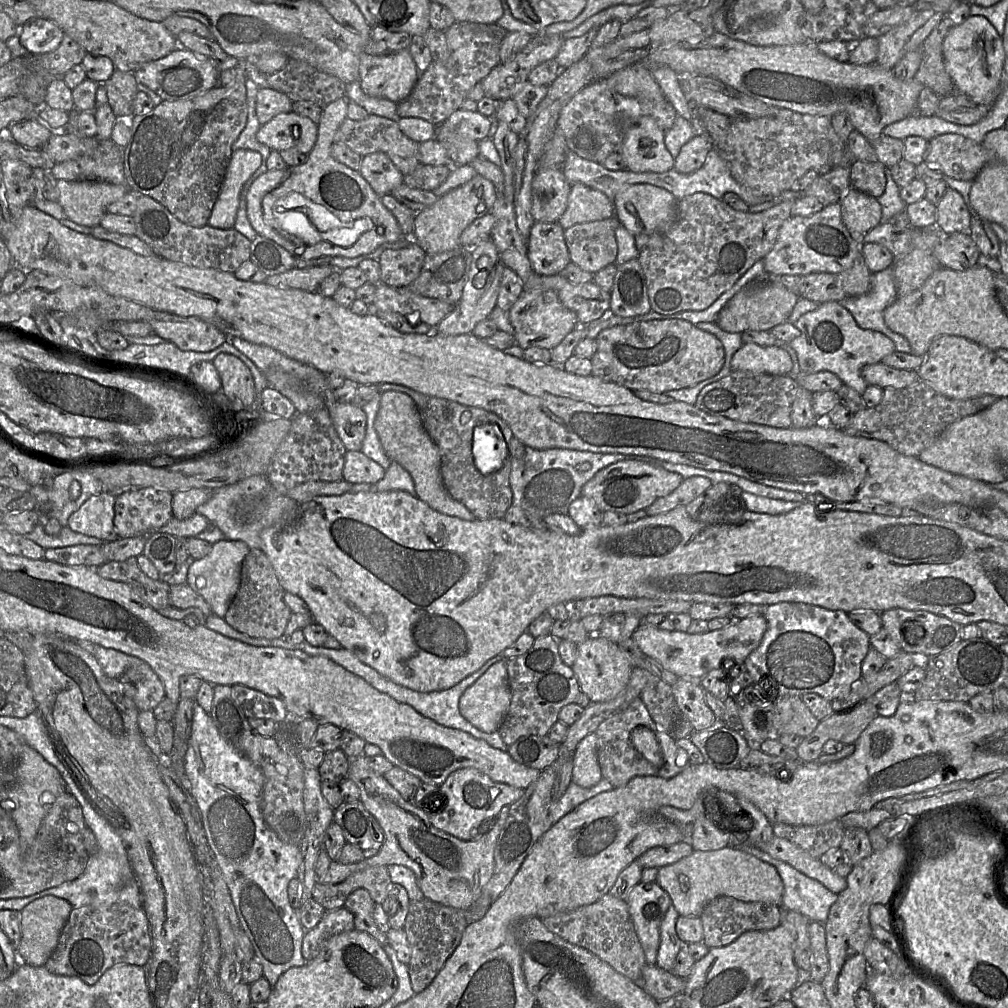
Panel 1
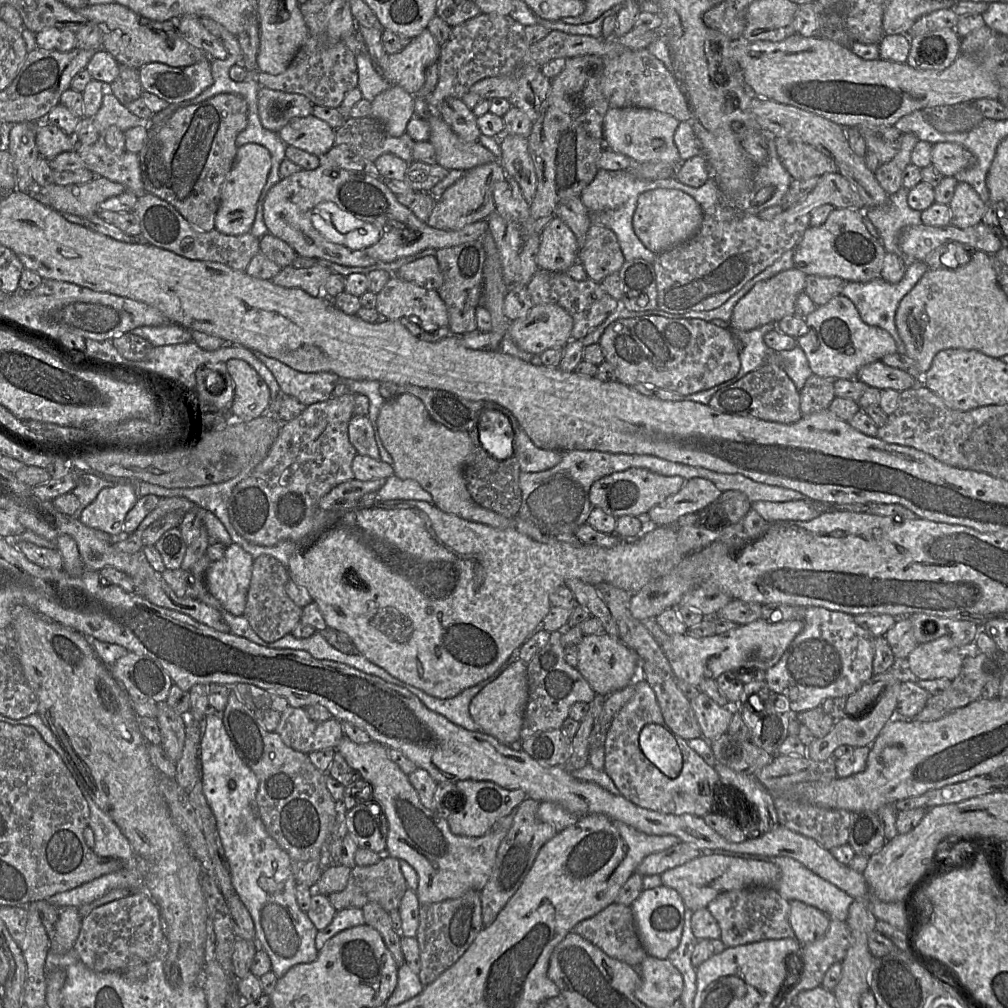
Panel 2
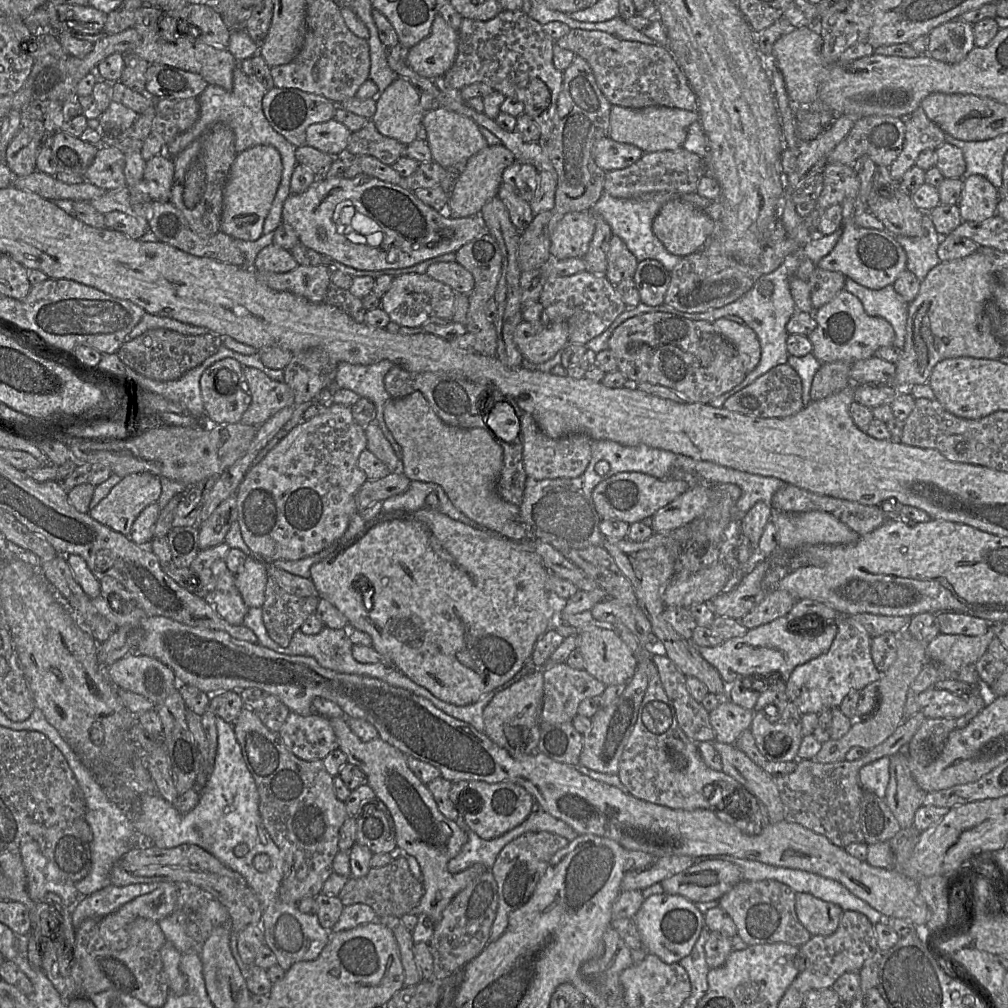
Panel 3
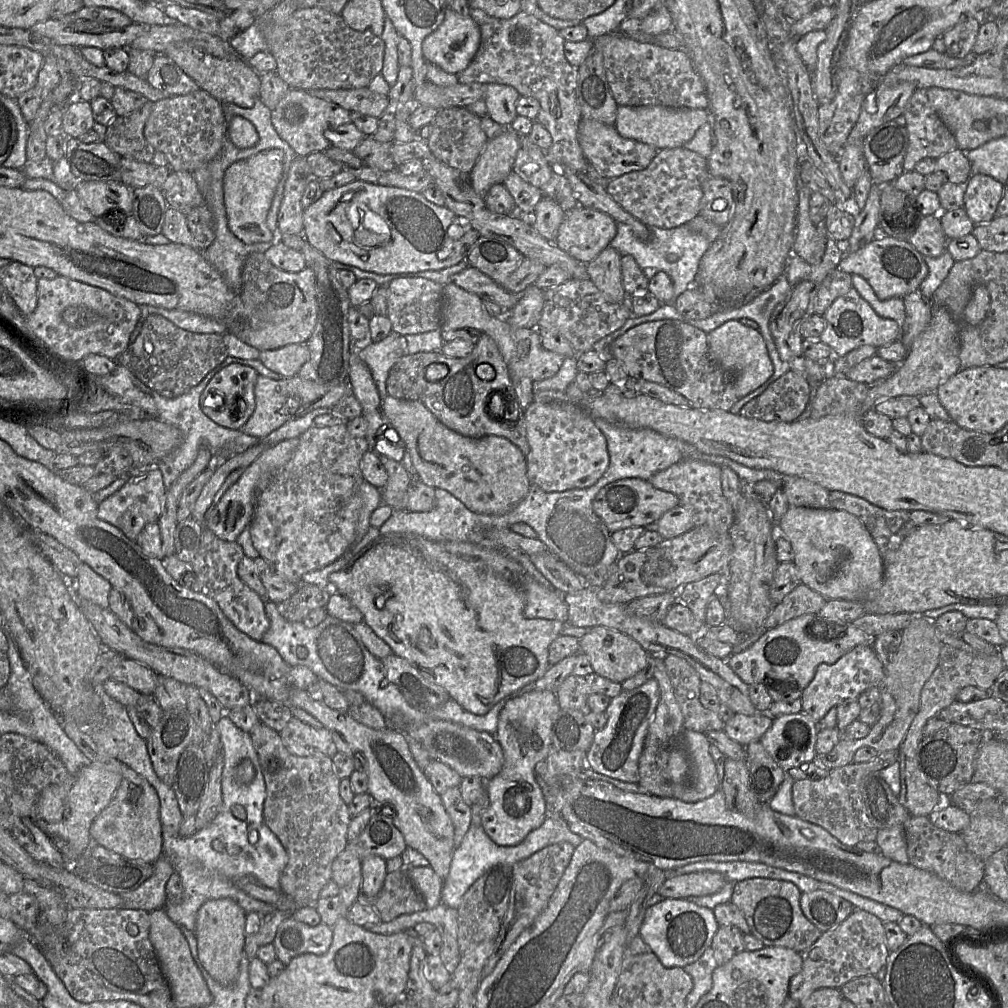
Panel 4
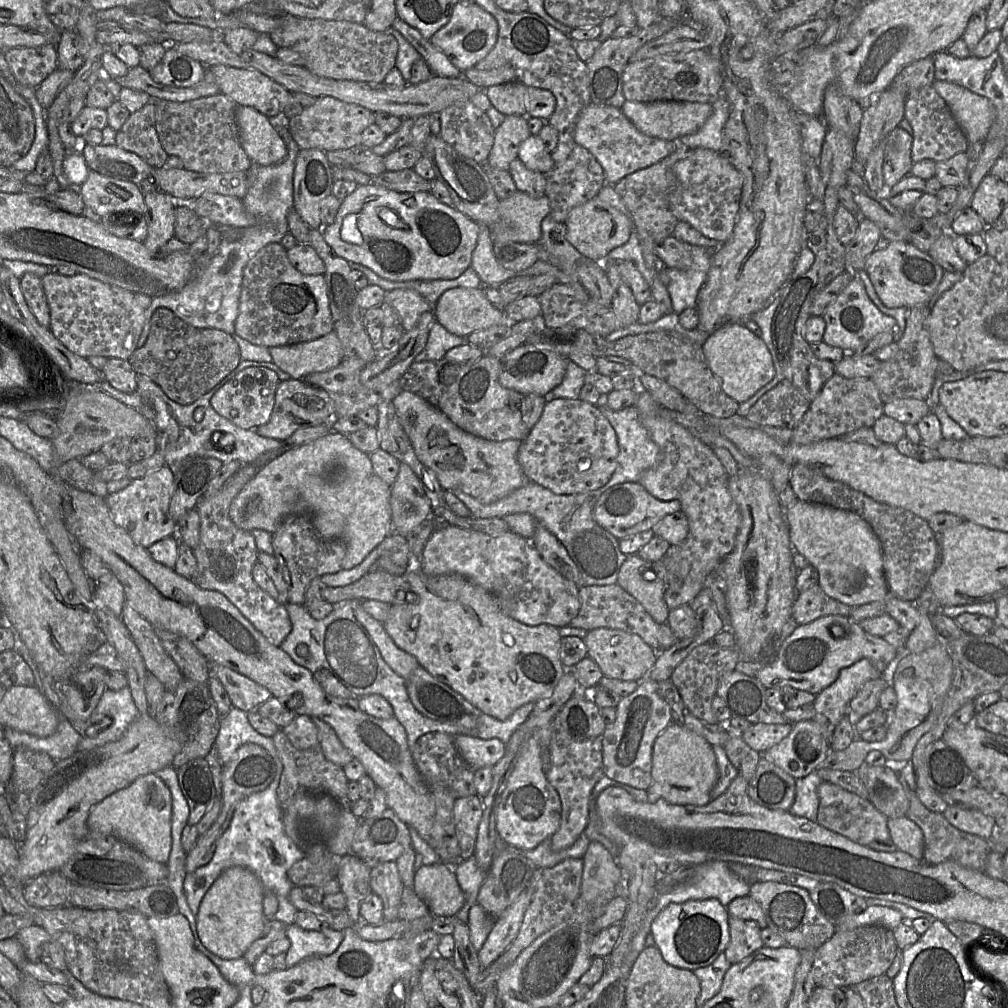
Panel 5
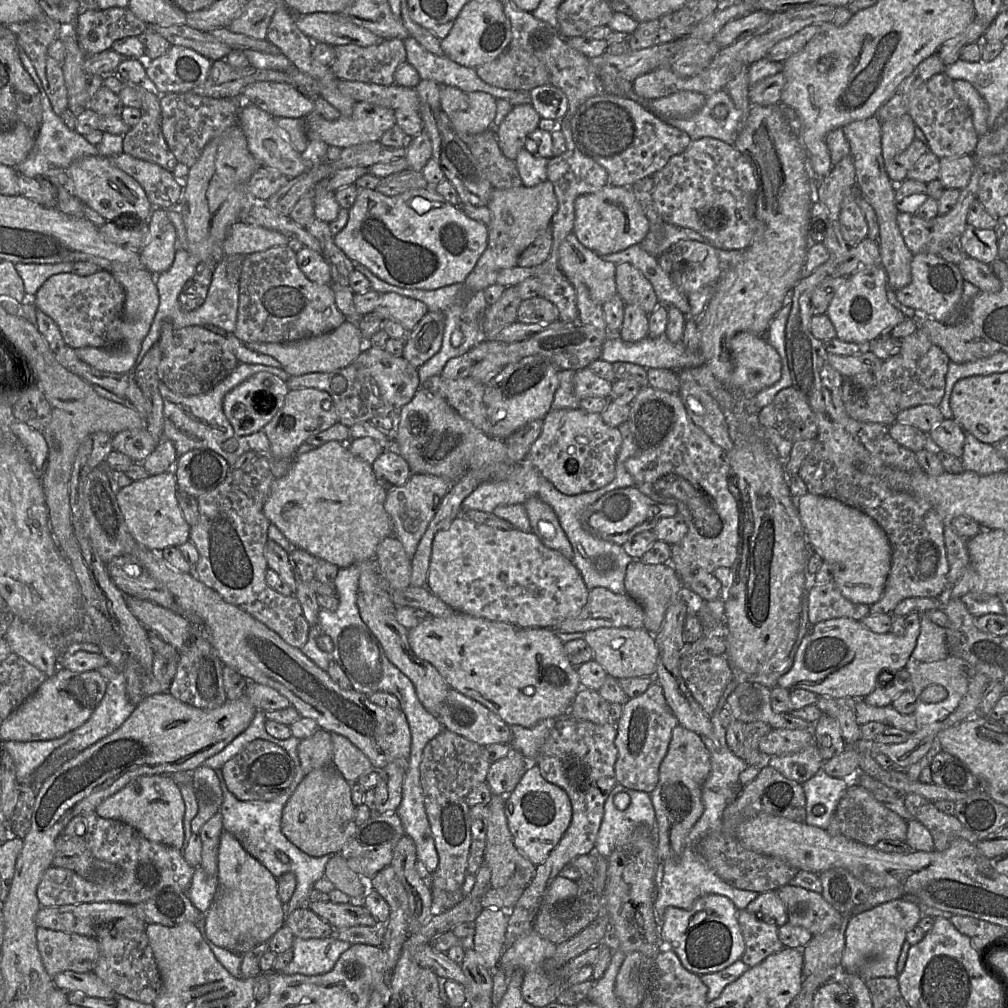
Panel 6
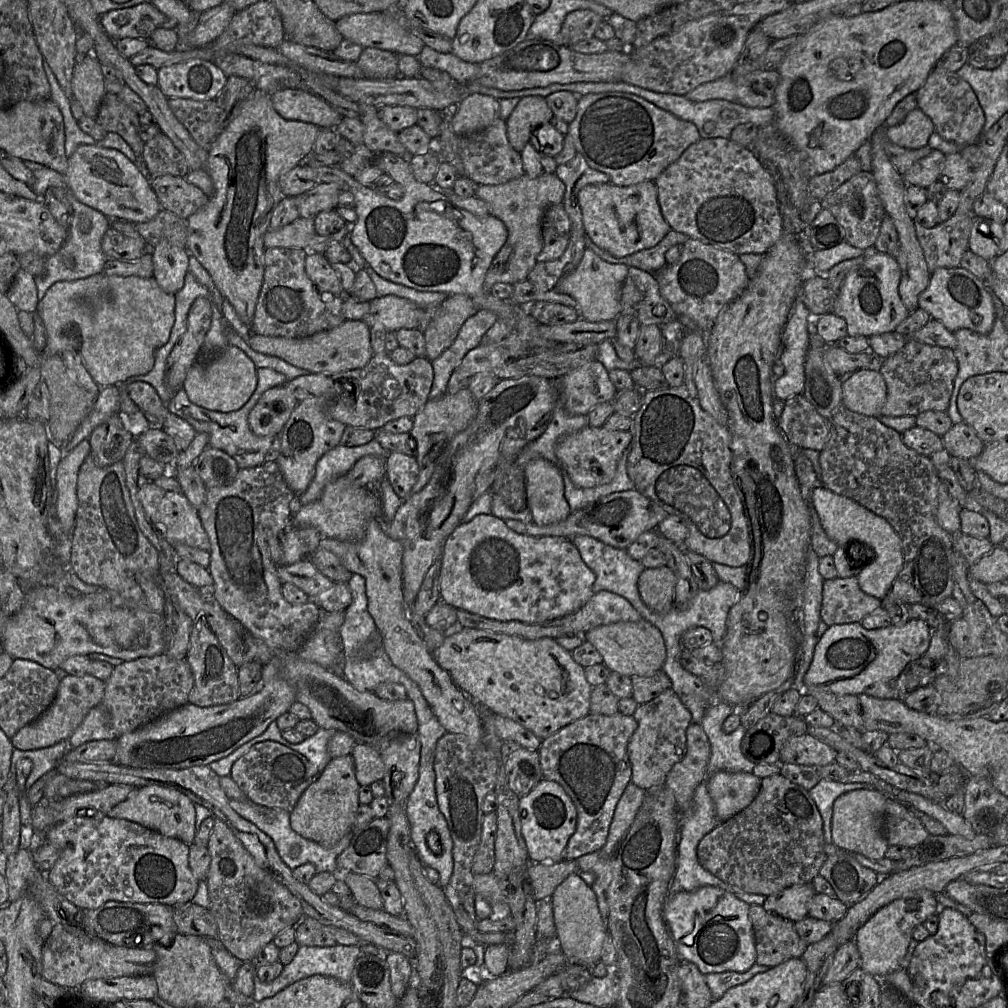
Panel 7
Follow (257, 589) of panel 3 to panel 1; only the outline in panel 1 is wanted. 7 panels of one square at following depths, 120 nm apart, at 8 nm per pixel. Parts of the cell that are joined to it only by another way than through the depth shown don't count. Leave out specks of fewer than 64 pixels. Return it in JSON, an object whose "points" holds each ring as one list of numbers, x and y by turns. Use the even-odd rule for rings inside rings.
{"points":[[221,540,212,544,212,549,205,557,194,559,191,563,186,583,210,606,212,612,223,618,235,597,241,581,243,560,250,548,243,541]]}

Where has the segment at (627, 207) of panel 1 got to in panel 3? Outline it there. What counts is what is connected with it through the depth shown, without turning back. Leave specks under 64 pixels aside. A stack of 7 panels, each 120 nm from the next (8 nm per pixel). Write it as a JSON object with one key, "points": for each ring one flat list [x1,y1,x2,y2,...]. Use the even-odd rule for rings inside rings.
{"points":[[680,200,665,203,652,224,653,233,666,250,680,257,702,249,715,228,716,222,705,212]]}

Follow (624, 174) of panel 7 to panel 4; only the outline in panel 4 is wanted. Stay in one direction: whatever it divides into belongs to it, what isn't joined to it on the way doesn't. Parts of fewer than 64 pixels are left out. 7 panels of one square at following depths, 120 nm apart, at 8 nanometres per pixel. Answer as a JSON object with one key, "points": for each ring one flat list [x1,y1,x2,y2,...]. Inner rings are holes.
{"points":[[582,118,577,139,589,164,608,181,628,172,646,168,658,152,654,146,622,137,614,125,588,118]]}

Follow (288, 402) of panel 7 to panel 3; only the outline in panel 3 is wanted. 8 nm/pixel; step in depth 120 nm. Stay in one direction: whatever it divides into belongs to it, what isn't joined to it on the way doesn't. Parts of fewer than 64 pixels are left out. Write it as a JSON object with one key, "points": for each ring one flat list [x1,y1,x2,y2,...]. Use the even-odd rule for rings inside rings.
{"points":[[225,358,209,366,201,379,201,396,206,419,210,424,240,423,243,413,251,403,251,395,243,375,243,365,232,358]]}

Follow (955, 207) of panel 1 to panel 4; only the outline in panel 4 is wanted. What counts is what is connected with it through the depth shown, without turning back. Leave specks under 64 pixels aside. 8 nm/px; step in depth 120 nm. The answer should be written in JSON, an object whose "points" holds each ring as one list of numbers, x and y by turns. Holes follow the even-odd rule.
{"points":[[974,173,964,185,963,207,975,224,987,224,996,217,1004,184,985,174]]}

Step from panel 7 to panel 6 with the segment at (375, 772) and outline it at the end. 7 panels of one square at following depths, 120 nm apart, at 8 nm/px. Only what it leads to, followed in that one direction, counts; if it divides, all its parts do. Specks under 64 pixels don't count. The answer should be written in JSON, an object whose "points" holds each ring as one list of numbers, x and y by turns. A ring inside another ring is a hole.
{"points":[[331,733,333,744,332,765,350,783,357,780,372,770,376,770,369,758,346,737]]}

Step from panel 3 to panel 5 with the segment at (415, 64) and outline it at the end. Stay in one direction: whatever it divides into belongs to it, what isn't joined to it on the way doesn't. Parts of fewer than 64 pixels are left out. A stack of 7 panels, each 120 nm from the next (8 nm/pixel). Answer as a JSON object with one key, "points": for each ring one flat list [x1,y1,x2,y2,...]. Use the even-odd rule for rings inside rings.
{"points":[[458,2,453,8,449,22,431,38,431,43,440,49,461,72,473,68,494,47,498,37,498,23,485,9,473,3]]}

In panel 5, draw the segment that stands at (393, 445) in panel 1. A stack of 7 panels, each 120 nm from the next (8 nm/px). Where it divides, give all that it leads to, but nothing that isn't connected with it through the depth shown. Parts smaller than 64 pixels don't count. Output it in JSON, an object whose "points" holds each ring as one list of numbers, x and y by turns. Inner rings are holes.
{"points":[[402,391,393,400,402,427,420,462,435,472,444,490,460,490,490,504,524,486,529,480,517,460,520,440,491,441,456,426,444,413,422,397]]}

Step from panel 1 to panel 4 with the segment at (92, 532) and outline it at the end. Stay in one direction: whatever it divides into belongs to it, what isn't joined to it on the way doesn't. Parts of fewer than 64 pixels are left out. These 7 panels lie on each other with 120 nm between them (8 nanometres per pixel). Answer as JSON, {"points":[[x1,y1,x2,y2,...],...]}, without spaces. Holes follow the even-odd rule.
{"points":[[158,466,131,476,117,492,99,504,97,516,120,529,126,537,135,541,144,527,152,522,158,522,166,501,167,489,163,475]]}

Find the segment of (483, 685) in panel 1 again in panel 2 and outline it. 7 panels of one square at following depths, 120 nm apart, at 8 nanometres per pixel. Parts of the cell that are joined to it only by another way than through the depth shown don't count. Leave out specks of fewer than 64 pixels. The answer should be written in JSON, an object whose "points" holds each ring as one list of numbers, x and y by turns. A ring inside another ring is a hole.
{"points":[[518,648,499,668,499,675,473,697,469,713,481,732,506,746,518,746,528,697,527,663,520,659]]}

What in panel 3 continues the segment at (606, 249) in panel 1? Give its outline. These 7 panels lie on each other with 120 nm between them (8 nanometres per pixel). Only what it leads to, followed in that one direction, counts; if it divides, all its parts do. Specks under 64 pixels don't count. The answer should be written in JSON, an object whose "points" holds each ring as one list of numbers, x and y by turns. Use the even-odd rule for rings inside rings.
{"points":[[612,235,607,253,605,278,612,285,616,285,622,280,630,280,635,273,637,264,638,260,628,250,624,242,619,237]]}

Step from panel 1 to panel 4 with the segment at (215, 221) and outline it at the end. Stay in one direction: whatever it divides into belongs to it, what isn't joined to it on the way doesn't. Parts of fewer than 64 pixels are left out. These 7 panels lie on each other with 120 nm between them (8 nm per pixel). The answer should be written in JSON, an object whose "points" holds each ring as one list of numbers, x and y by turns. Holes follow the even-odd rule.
{"points":[[269,149,235,162,226,170,224,203,228,226,231,232,244,243,270,242,273,239,273,233,267,225,267,218,284,167,284,152,280,149]]}

